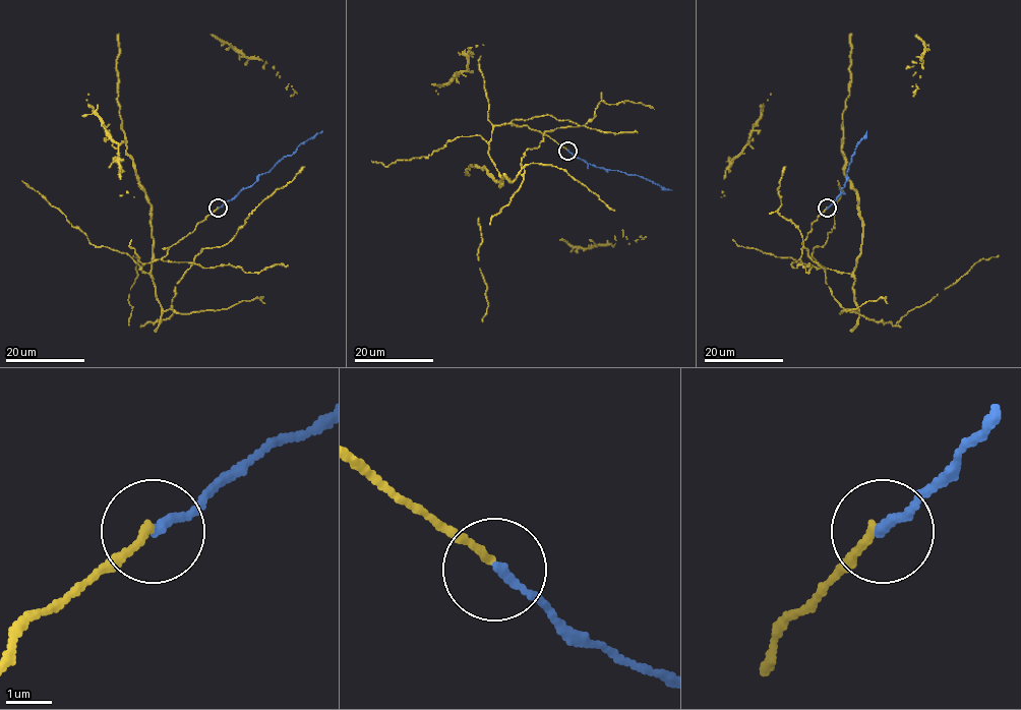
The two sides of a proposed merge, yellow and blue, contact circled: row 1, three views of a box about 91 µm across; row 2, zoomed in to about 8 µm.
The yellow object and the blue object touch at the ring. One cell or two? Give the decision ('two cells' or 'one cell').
one cell

